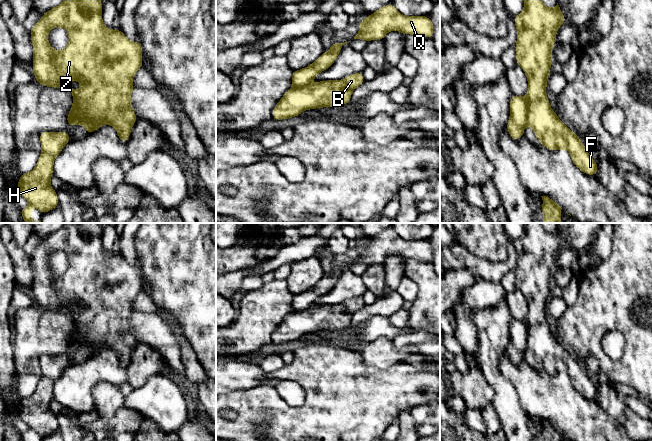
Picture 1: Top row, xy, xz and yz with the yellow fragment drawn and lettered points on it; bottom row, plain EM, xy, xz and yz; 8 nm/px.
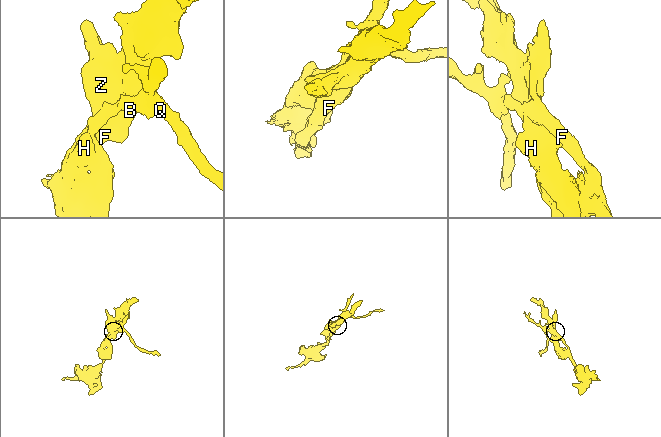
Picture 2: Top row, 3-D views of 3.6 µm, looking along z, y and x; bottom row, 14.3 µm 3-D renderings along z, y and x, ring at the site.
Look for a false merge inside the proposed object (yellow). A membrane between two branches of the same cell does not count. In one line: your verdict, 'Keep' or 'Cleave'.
Cleave

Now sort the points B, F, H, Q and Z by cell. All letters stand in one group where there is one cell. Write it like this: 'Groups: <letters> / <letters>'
Groups: B F Z / H Q

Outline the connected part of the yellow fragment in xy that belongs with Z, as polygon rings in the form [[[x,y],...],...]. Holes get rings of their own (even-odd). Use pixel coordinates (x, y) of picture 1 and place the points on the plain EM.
[[[64,223],[64,225],[43,238],[42,242],[30,253],[33,268],[33,297],[35,304],[42,310],[63,312],[73,319],[76,334],[69,335],[70,342],[75,349],[81,348],[87,358],[98,354],[101,350],[113,350],[120,365],[128,366],[131,353],[138,343],[131,330],[131,319],[135,312],[132,303],[136,296],[143,290],[142,268],[126,262],[122,254],[108,253],[102,244],[103,228],[100,223]],[[63,251],[67,254],[69,266],[67,270],[57,275],[48,266],[48,257],[51,253]],[[77,304],[81,308],[79,314],[70,311],[70,305]]]

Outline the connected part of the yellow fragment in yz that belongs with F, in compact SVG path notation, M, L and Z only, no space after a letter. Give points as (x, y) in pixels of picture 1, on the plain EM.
M523 223L524 234L514 240L517 253L516 288L518 288L527 300L528 314L525 320L527 326L527 349L535 356L535 360L542 370L550 375L566 373L572 382L574 389L587 399L595 400L598 396L596 387L587 375L580 361L571 355L559 342L550 330L547 322L547 303L551 296L552 271L556 267L556 257L559 251L566 246L560 231L547 232L541 223Z

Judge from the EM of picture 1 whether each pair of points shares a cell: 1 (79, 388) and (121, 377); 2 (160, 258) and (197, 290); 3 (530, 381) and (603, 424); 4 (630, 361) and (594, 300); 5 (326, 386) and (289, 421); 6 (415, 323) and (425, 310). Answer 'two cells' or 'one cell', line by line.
1: one cell
2: one cell
3: one cell
4: one cell
5: one cell
6: one cell

